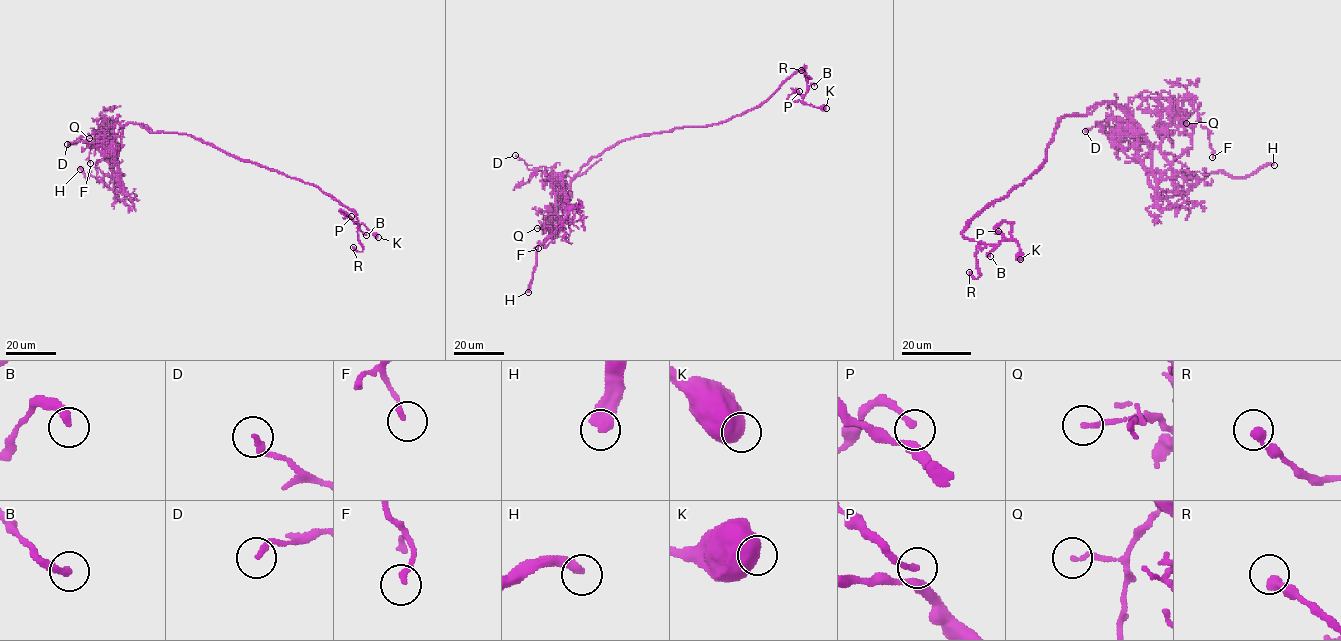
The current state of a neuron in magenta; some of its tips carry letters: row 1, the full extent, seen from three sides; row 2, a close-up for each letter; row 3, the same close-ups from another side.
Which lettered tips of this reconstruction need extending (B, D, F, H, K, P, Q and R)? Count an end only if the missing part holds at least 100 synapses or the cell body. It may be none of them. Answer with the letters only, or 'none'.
H

